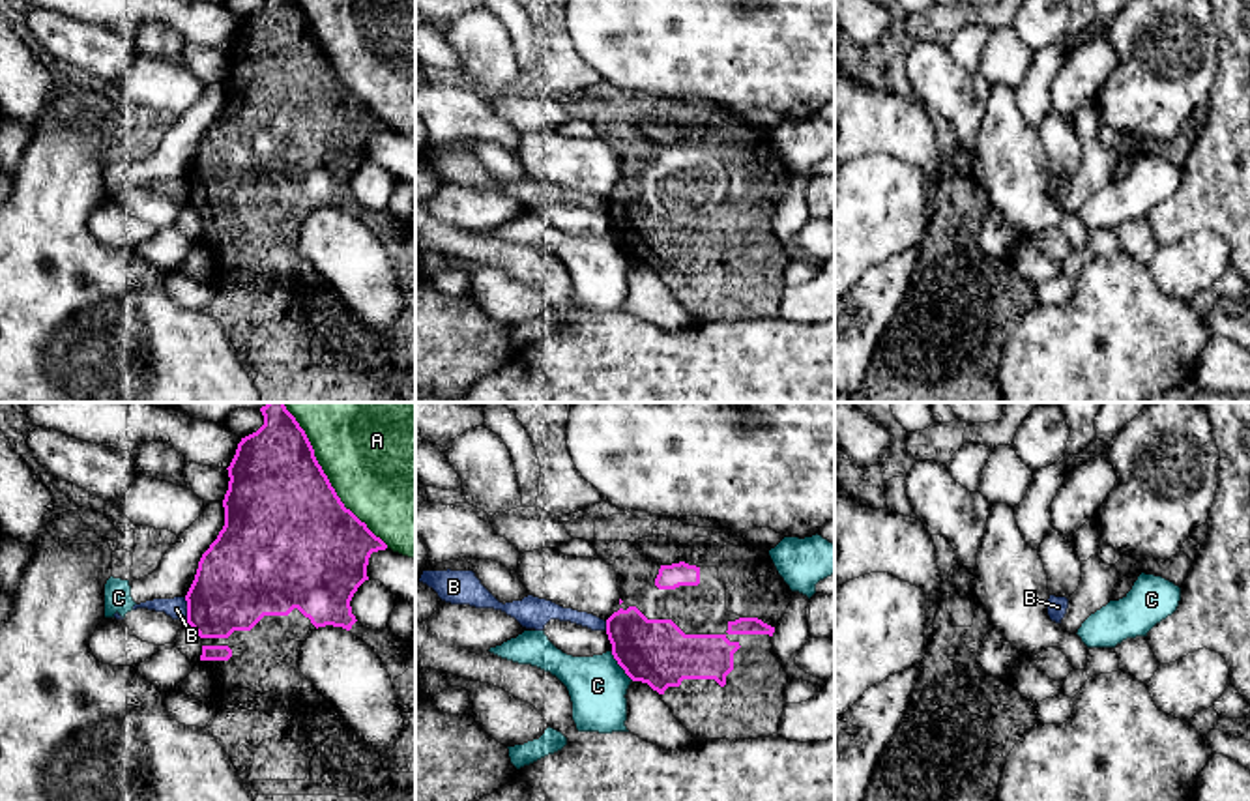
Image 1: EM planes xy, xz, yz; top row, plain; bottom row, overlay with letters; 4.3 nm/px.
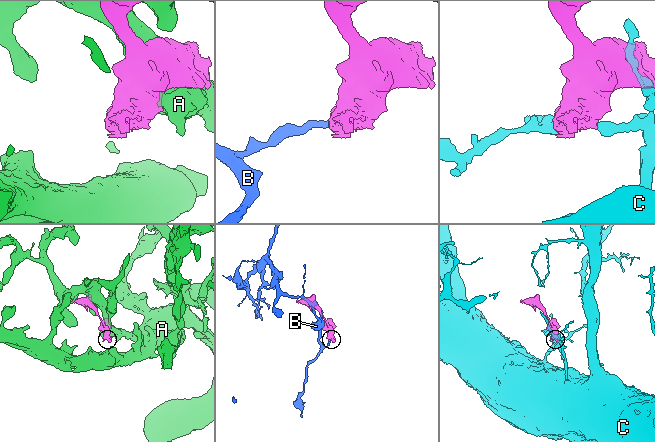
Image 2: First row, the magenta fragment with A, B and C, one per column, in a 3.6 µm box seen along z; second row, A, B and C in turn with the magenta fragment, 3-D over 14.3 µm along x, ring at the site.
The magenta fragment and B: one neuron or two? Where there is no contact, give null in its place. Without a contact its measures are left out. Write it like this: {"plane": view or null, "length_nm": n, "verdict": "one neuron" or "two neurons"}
{"plane": "xy", "length_nm": 100, "verdict": "two neurons"}

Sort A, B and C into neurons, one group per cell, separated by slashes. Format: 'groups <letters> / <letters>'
groups A / B / C

